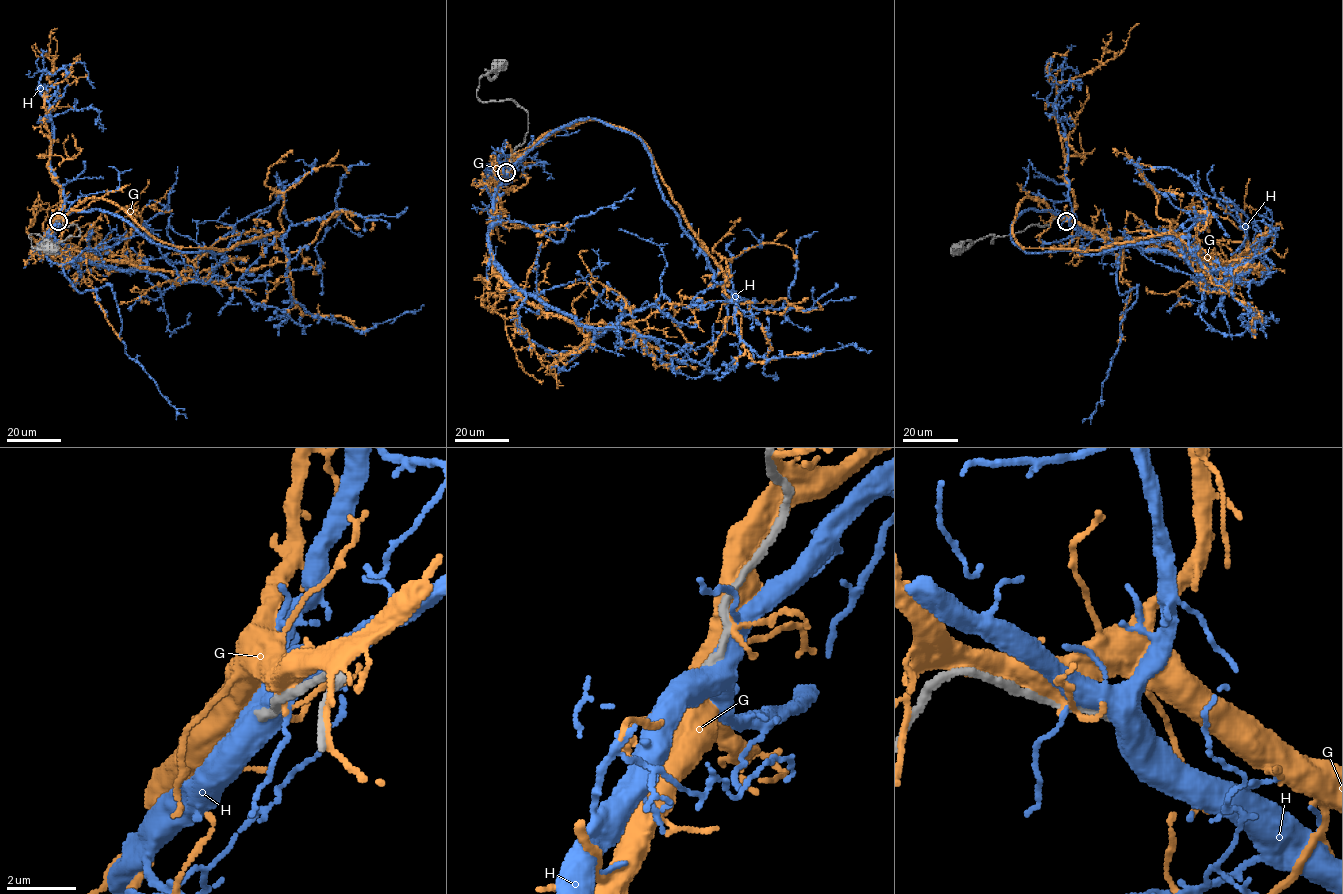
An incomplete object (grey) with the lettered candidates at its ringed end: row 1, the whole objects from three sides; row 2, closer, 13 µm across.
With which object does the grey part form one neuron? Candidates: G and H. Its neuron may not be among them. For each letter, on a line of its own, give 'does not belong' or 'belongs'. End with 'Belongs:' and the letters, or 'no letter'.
G: does not belong
H: belongs
Belongs: H

